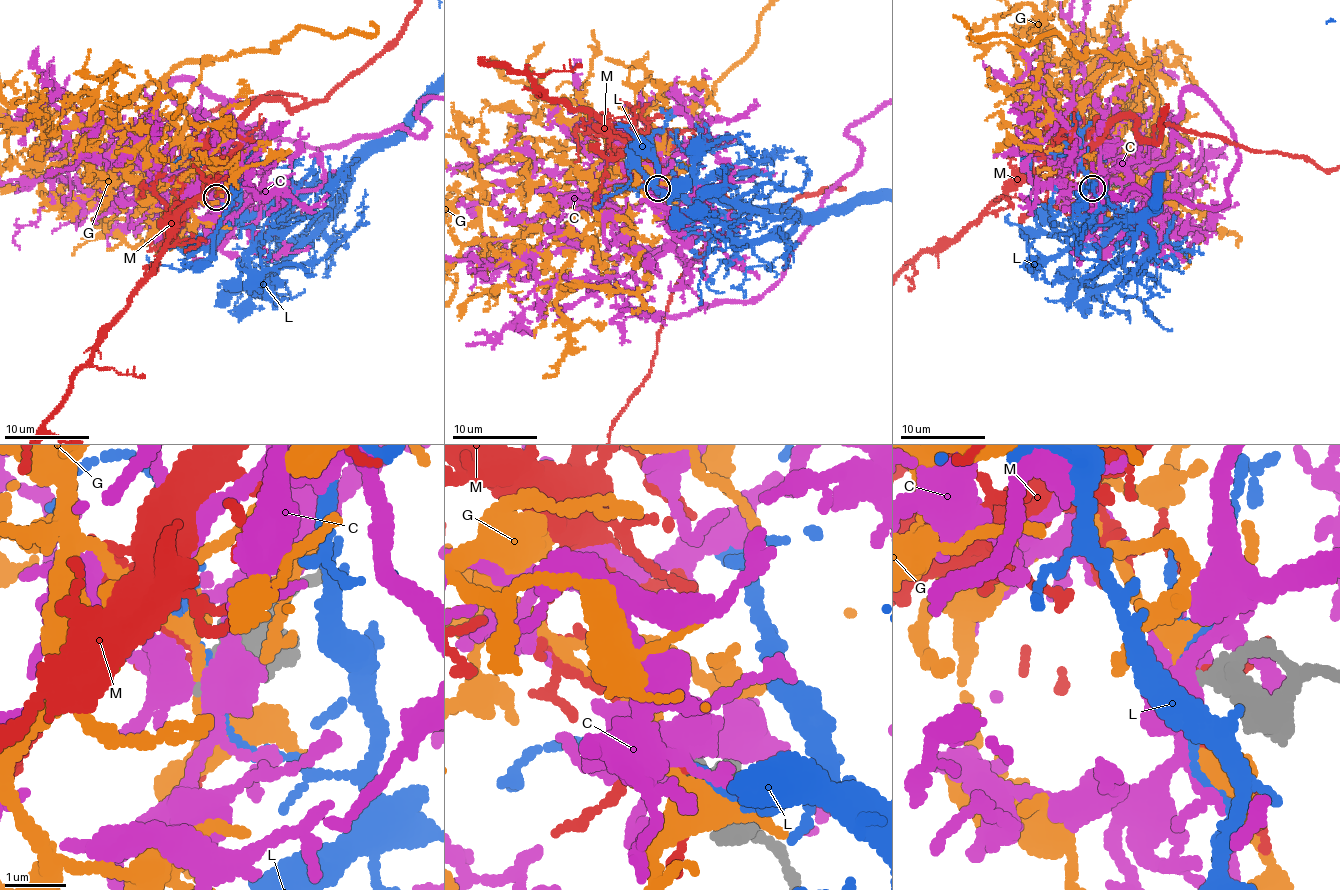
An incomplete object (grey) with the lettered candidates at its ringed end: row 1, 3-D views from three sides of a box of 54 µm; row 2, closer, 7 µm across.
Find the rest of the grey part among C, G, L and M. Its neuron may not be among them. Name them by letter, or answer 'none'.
none

